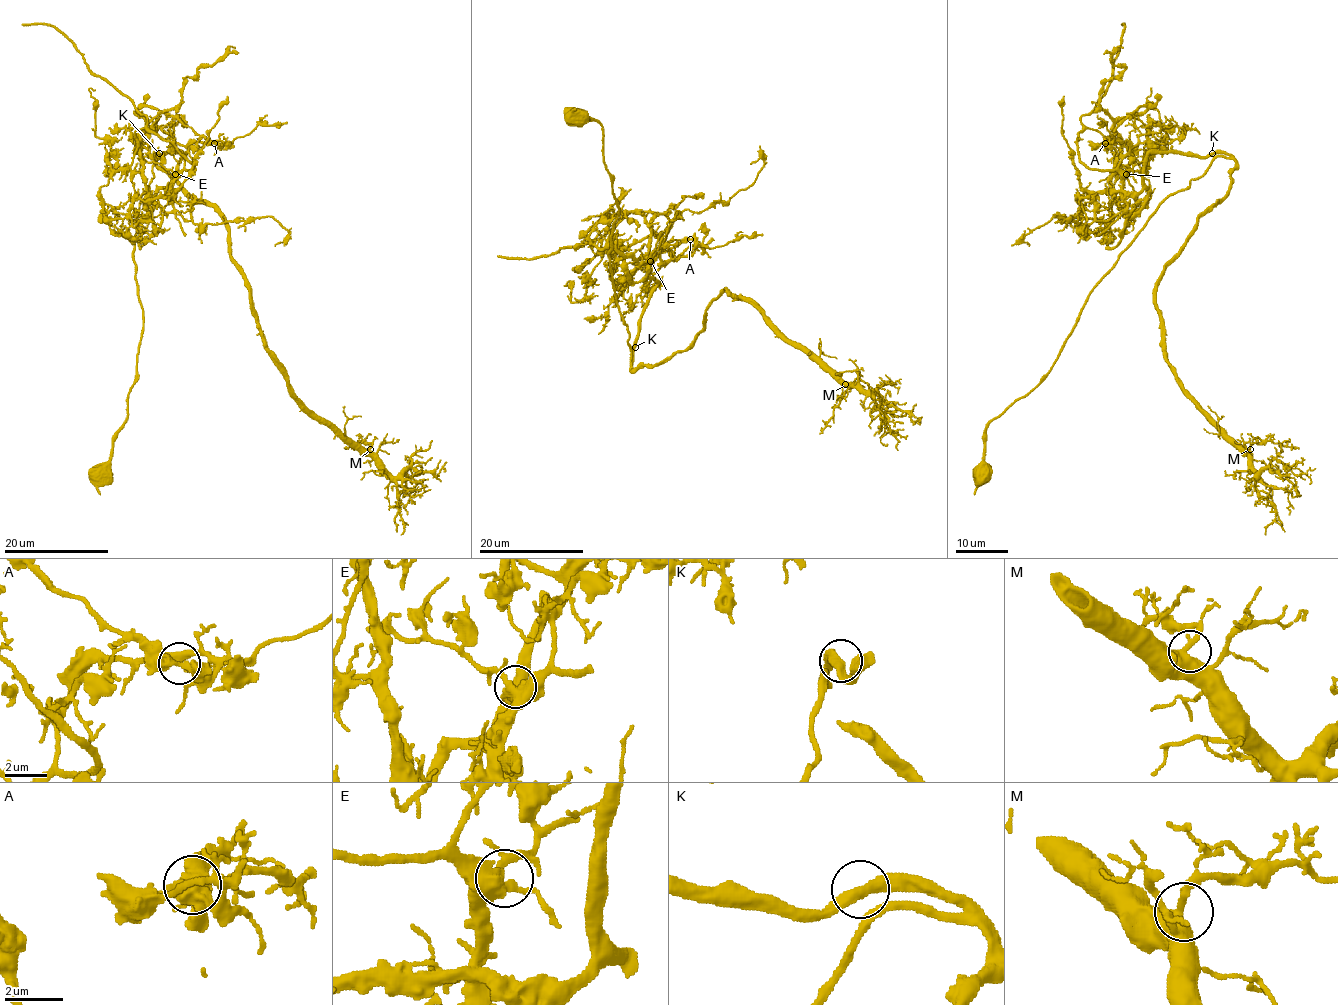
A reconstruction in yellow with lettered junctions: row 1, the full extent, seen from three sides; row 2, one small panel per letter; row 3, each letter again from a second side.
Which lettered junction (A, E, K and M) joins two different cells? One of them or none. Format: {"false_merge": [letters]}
{"false_merge": ["A"]}

